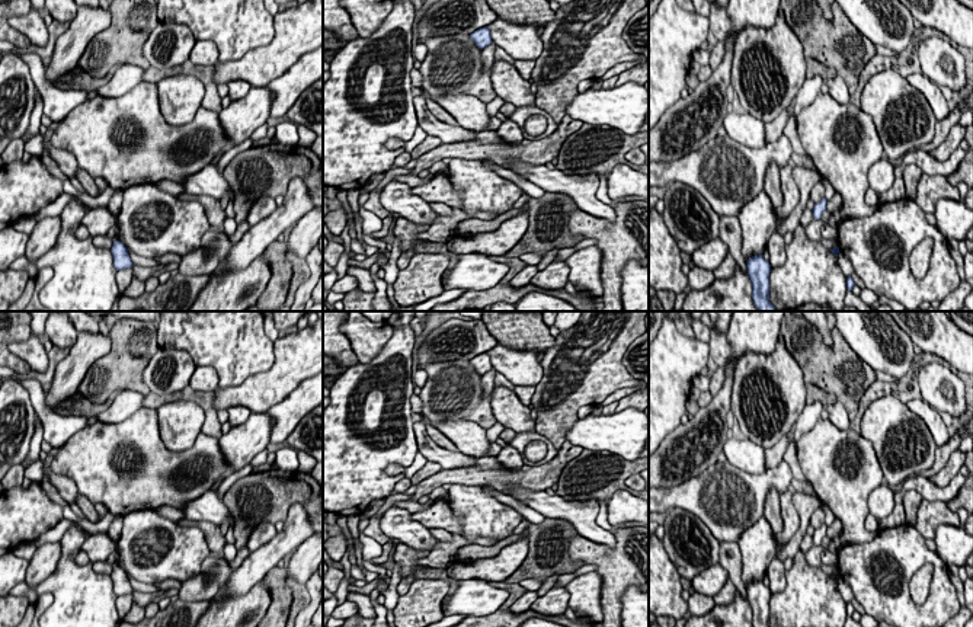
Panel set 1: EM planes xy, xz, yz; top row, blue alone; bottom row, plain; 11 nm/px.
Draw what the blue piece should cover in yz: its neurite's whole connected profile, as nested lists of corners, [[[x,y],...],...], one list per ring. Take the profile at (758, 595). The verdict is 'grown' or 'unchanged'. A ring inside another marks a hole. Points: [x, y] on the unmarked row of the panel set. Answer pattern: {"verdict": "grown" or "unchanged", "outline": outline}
{"verdict": "unchanged", "outline": [[[756,580],[749,583],[746,595],[752,608],[752,626],[769,627],[769,588],[764,585],[764,580]]]}

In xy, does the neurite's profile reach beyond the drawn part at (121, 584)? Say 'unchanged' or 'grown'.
unchanged

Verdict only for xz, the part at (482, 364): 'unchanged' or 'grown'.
unchanged

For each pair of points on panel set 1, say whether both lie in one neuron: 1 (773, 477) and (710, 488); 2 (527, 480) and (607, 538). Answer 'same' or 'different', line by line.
1: same
2: different

